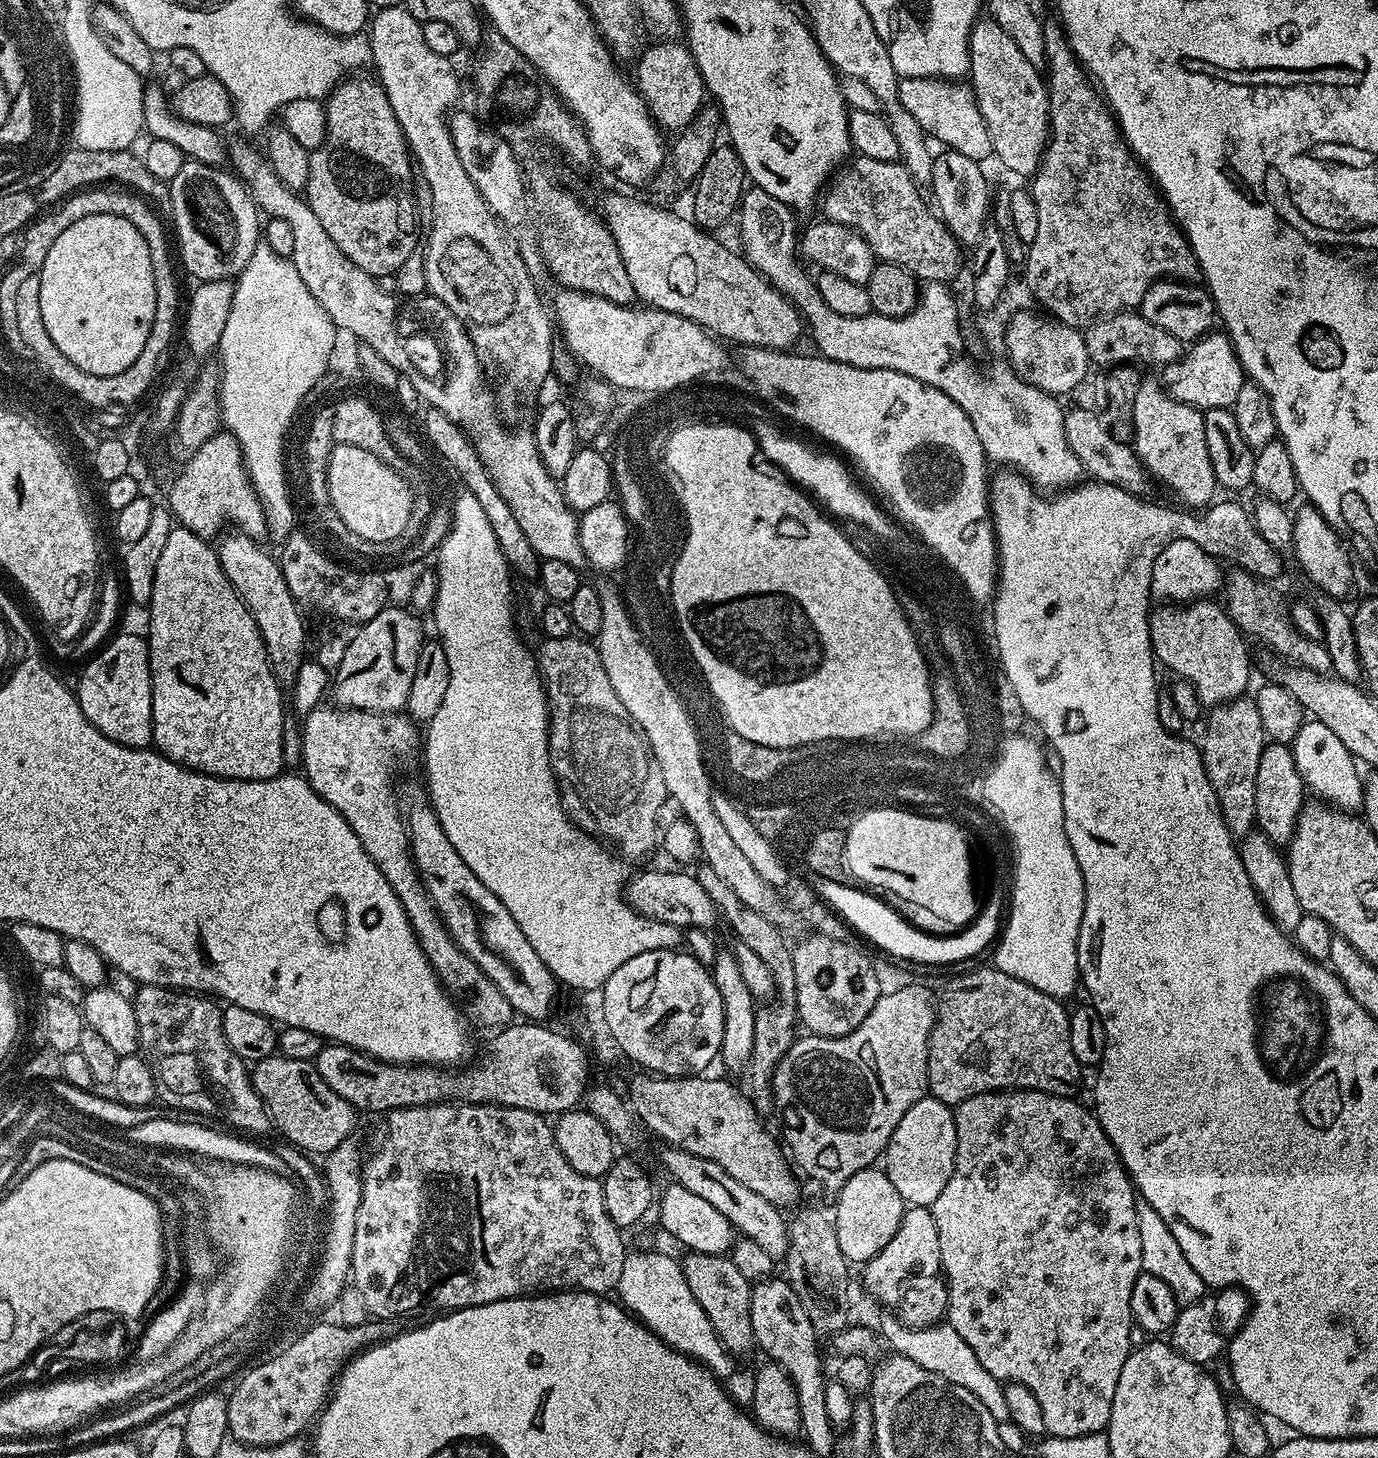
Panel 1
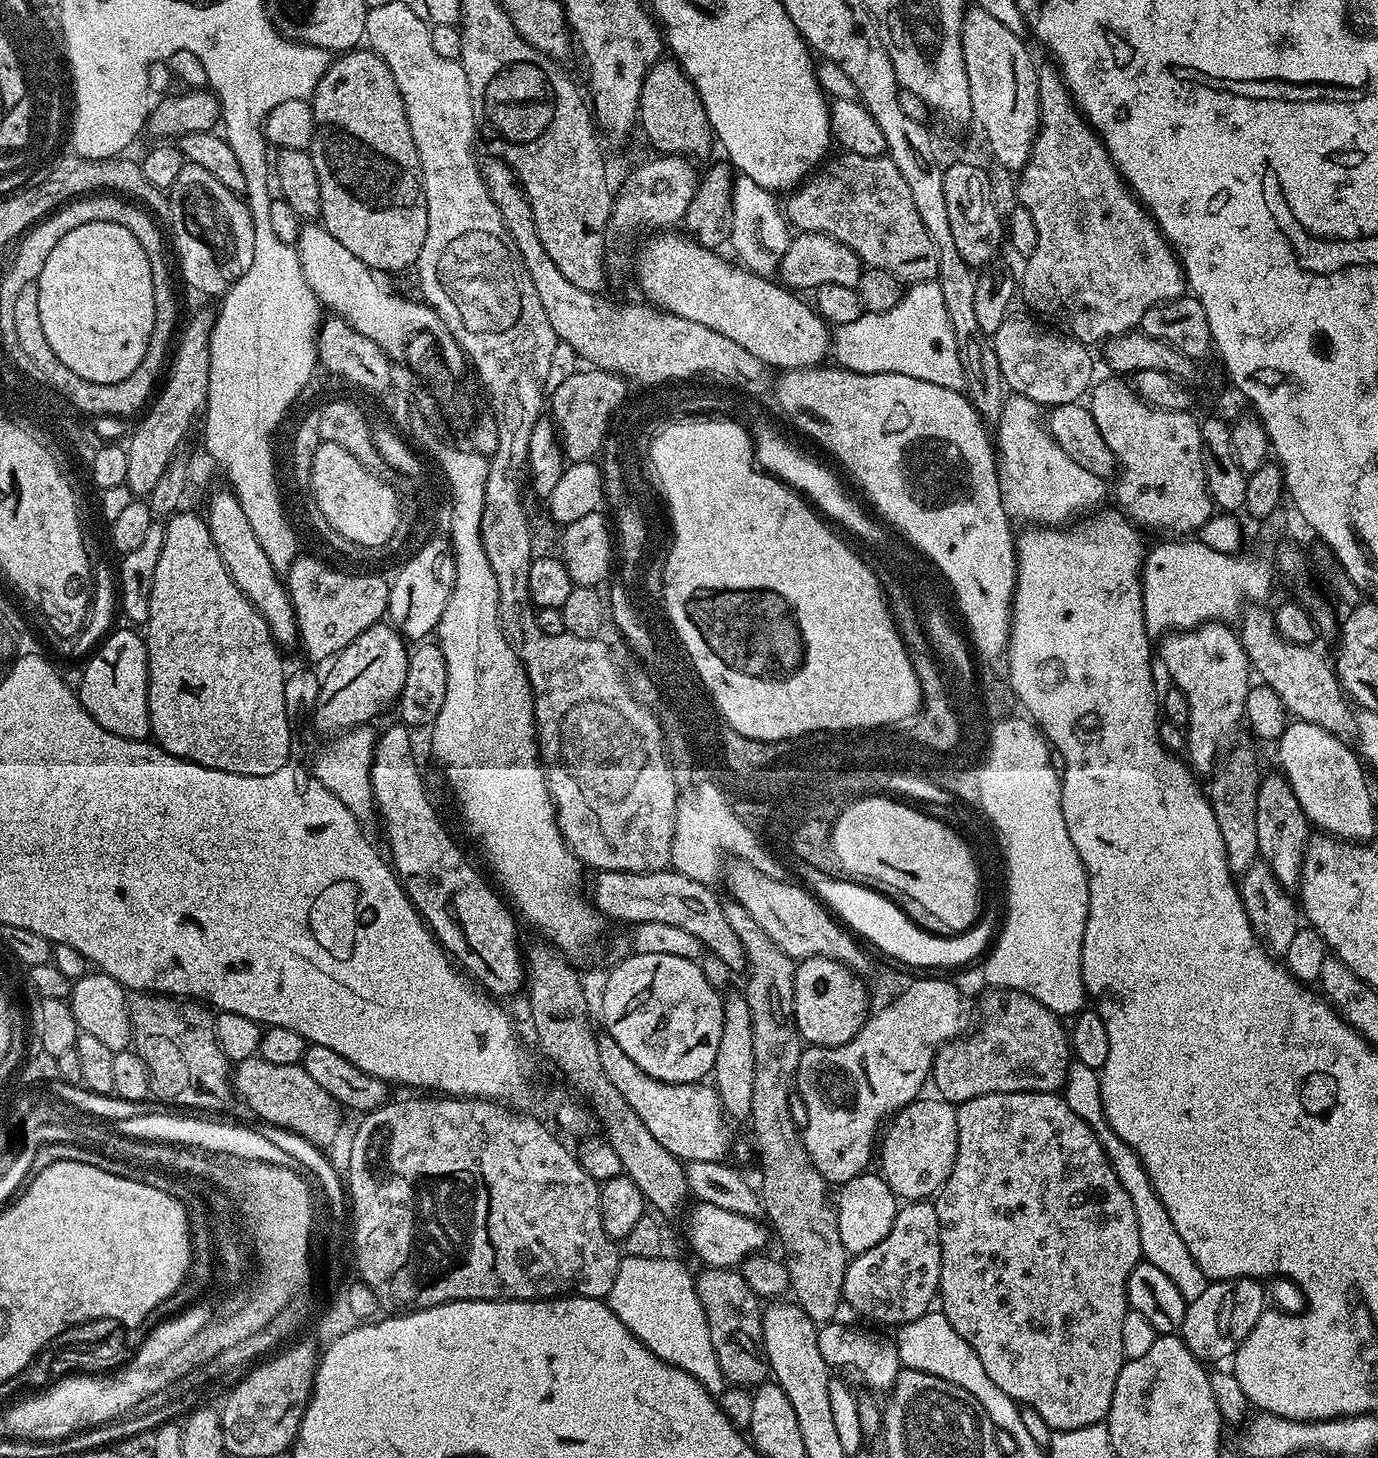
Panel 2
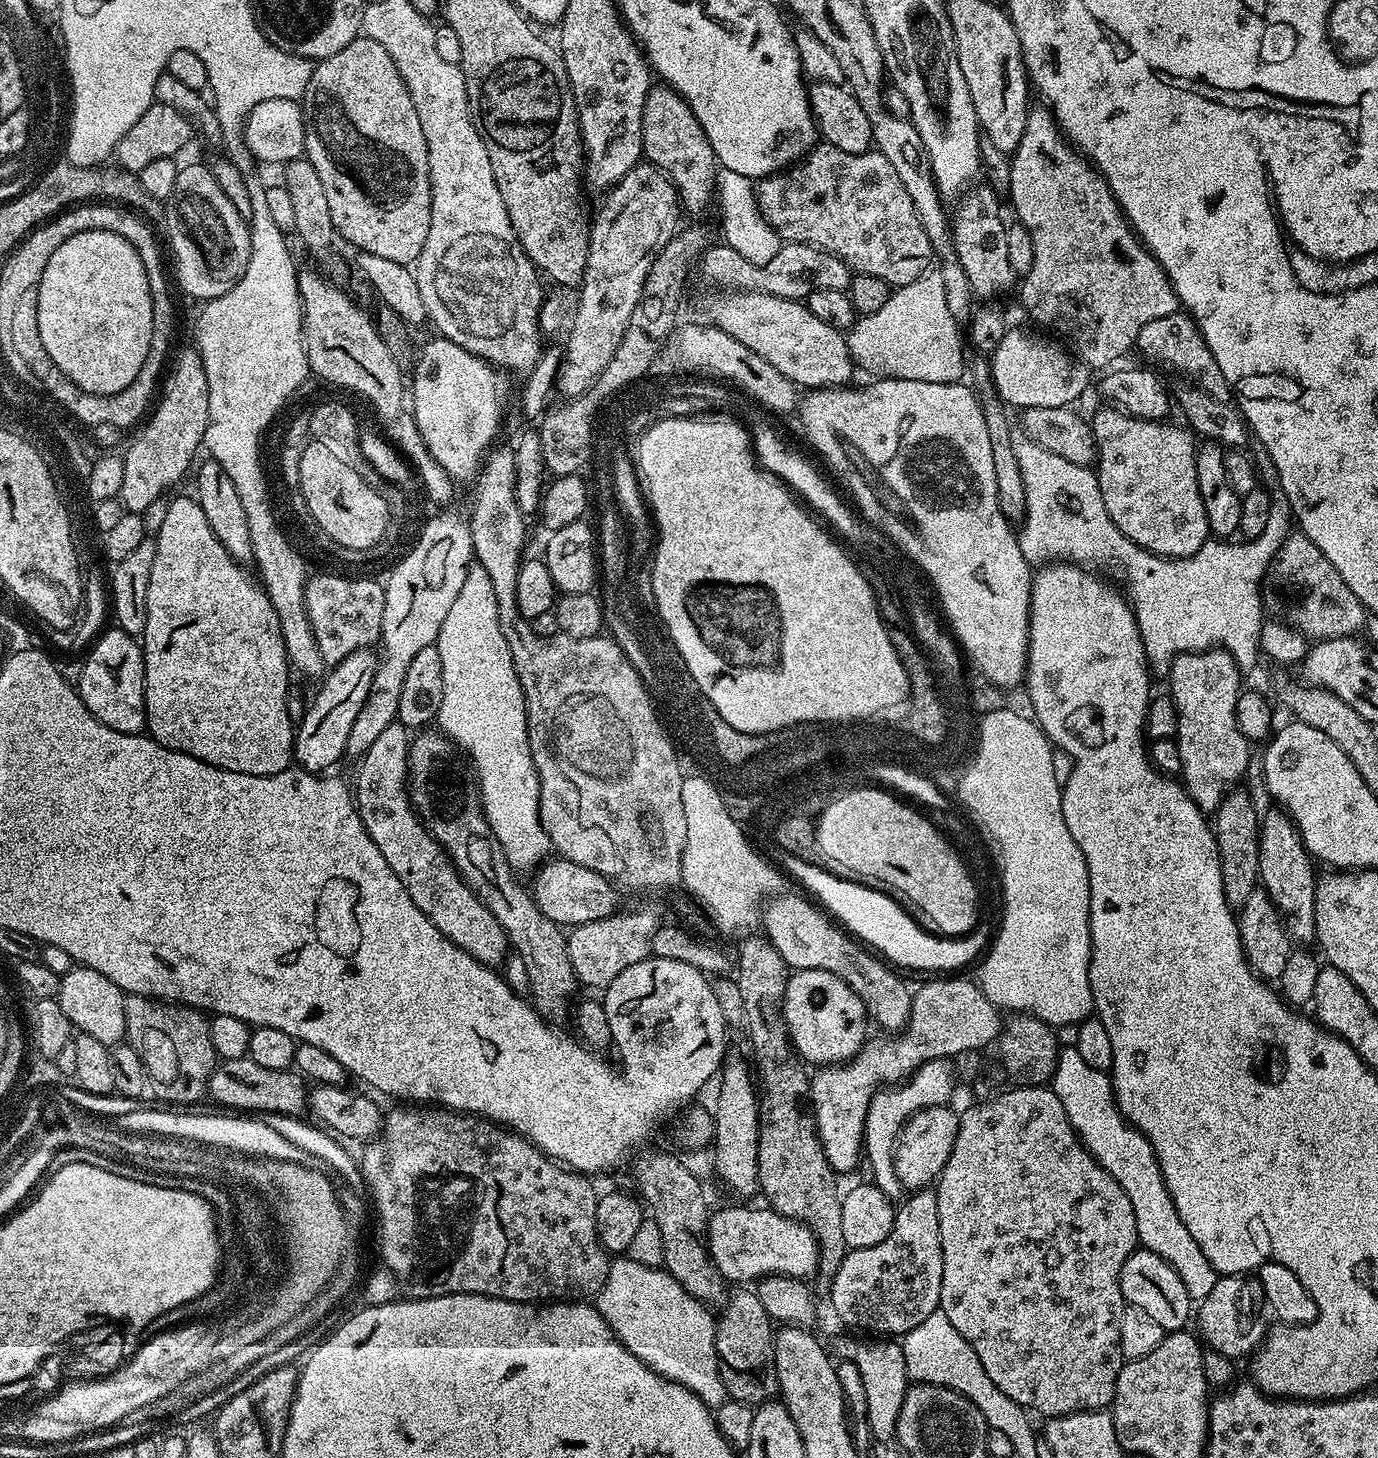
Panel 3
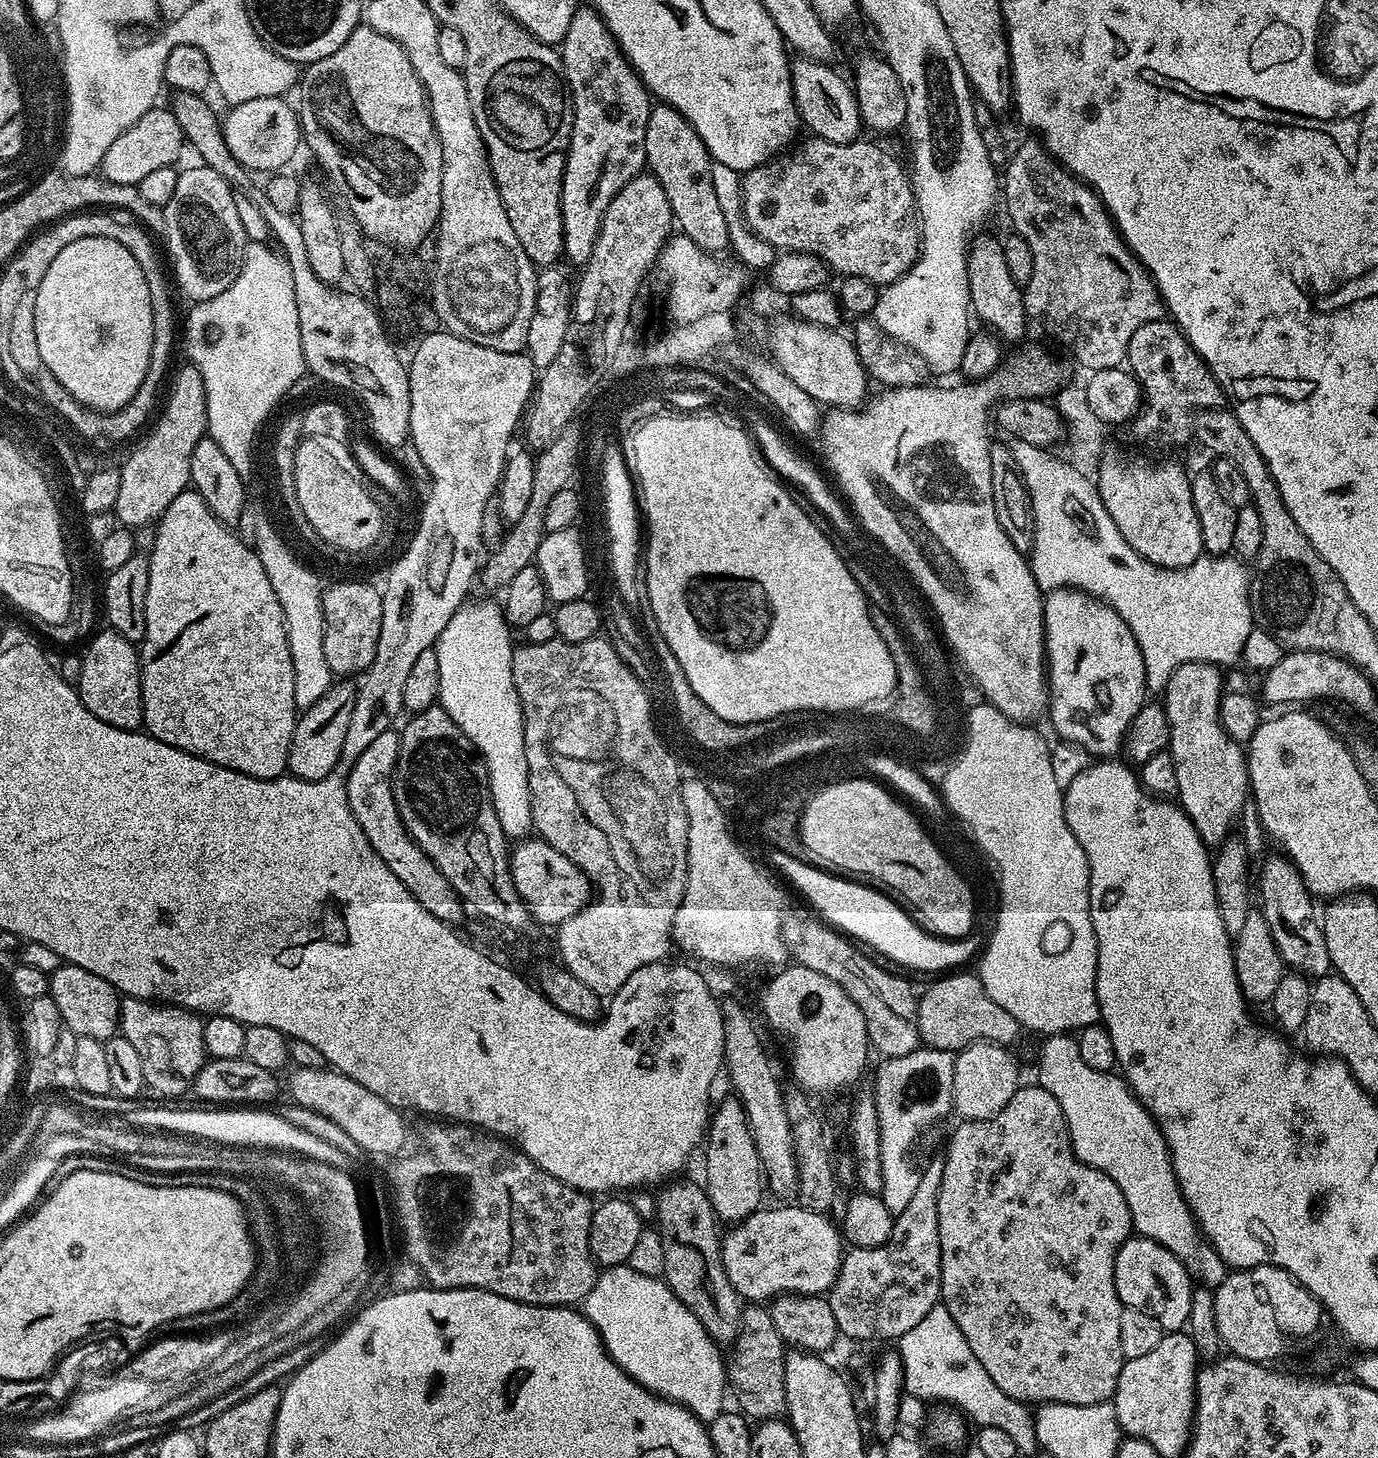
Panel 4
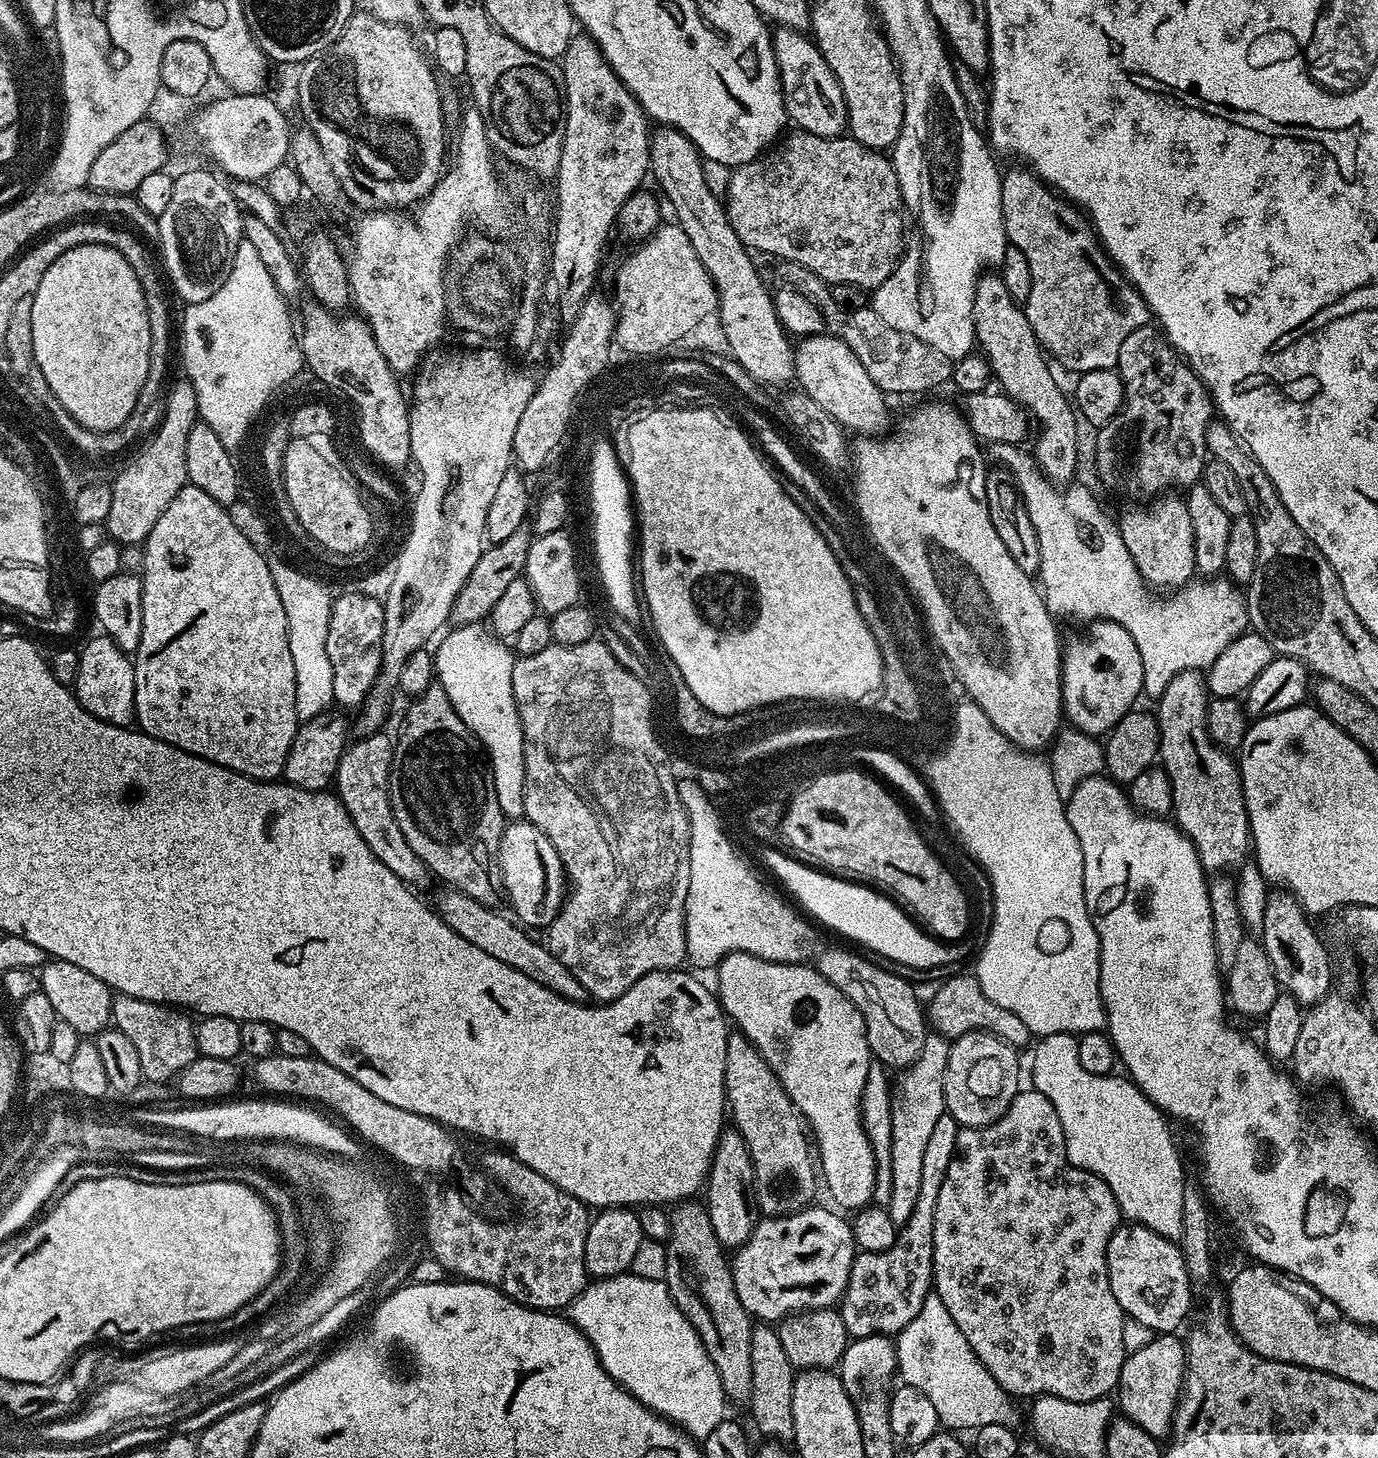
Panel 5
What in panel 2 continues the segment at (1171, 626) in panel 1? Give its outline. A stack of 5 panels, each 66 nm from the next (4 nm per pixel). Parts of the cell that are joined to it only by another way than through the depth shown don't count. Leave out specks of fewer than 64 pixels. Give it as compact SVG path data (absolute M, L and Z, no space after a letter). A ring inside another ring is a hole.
M1209 622L1207 624L1200 624L1196 628L1186 628L1183 630L1177 630L1174 632L1167 633L1159 641L1158 644L1158 660L1164 663L1164 668L1168 671L1168 676L1175 687L1182 690L1182 694L1186 694L1186 702L1190 706L1190 718L1186 725L1186 760L1190 765L1193 772L1197 774L1208 774L1211 773L1212 769L1216 767L1218 763L1218 757L1221 755L1222 749L1225 747L1224 740L1228 740L1236 732L1236 726L1244 720L1244 703L1248 697L1248 689L1250 687L1250 681L1248 681L1248 672L1250 676L1250 665L1248 662L1248 655L1246 650L1242 646L1237 629L1235 627L1229 626L1224 622Z

